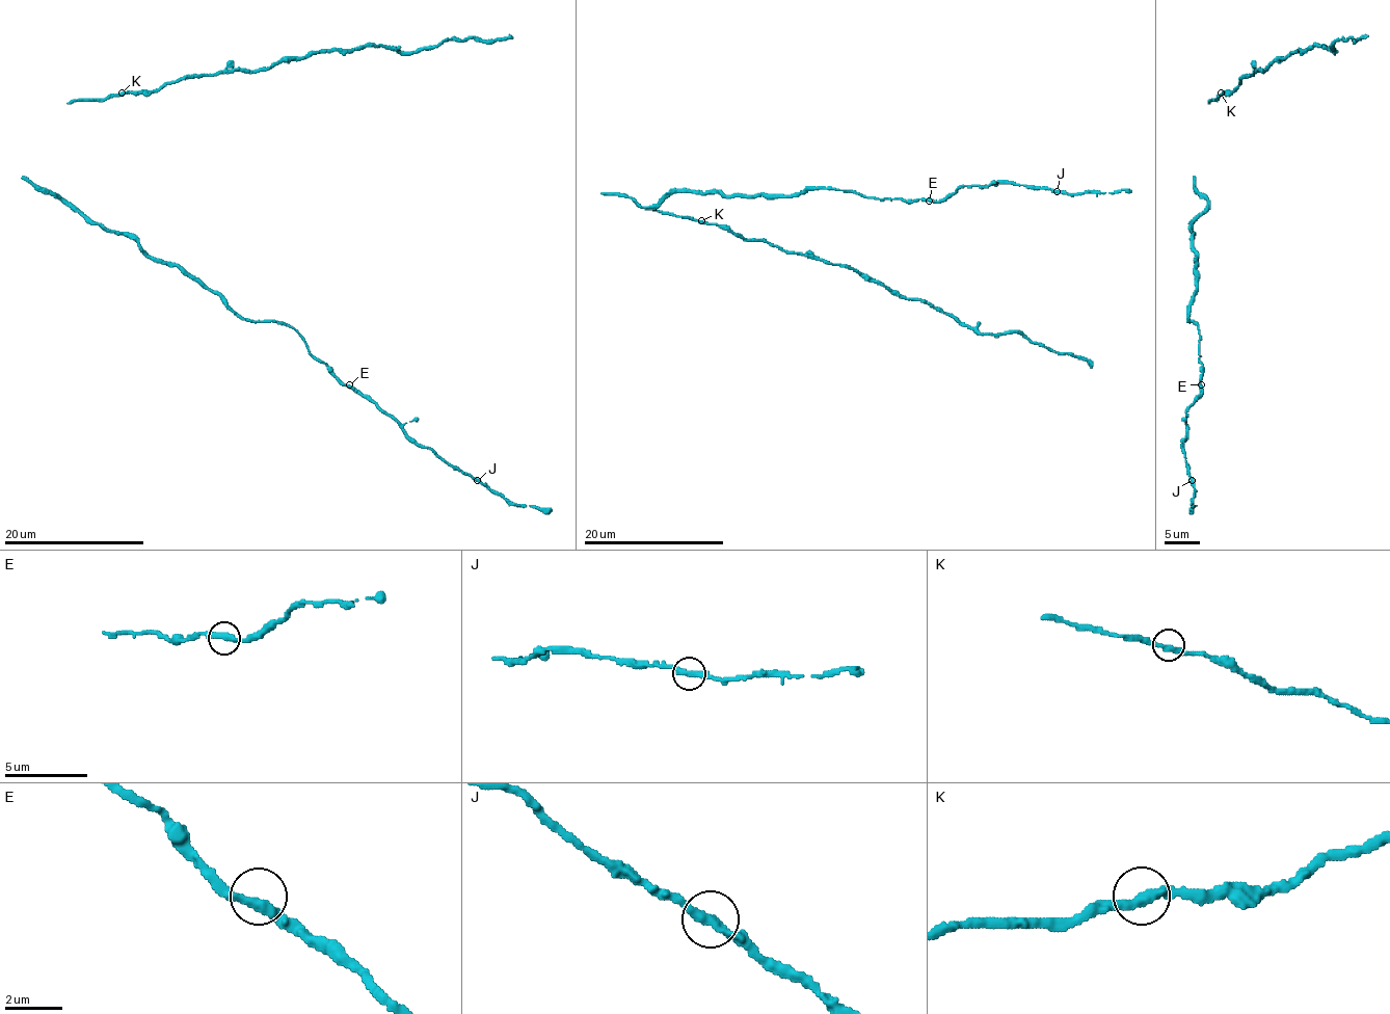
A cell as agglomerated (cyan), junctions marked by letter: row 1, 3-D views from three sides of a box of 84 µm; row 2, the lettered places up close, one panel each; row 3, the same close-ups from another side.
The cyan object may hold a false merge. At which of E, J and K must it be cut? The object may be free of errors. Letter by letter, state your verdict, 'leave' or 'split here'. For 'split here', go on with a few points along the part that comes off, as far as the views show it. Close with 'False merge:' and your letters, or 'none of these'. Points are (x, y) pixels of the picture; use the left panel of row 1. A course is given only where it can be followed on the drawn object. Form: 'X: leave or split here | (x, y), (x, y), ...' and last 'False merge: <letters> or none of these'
E: leave
J: leave
K: leave
False merge: none of these

